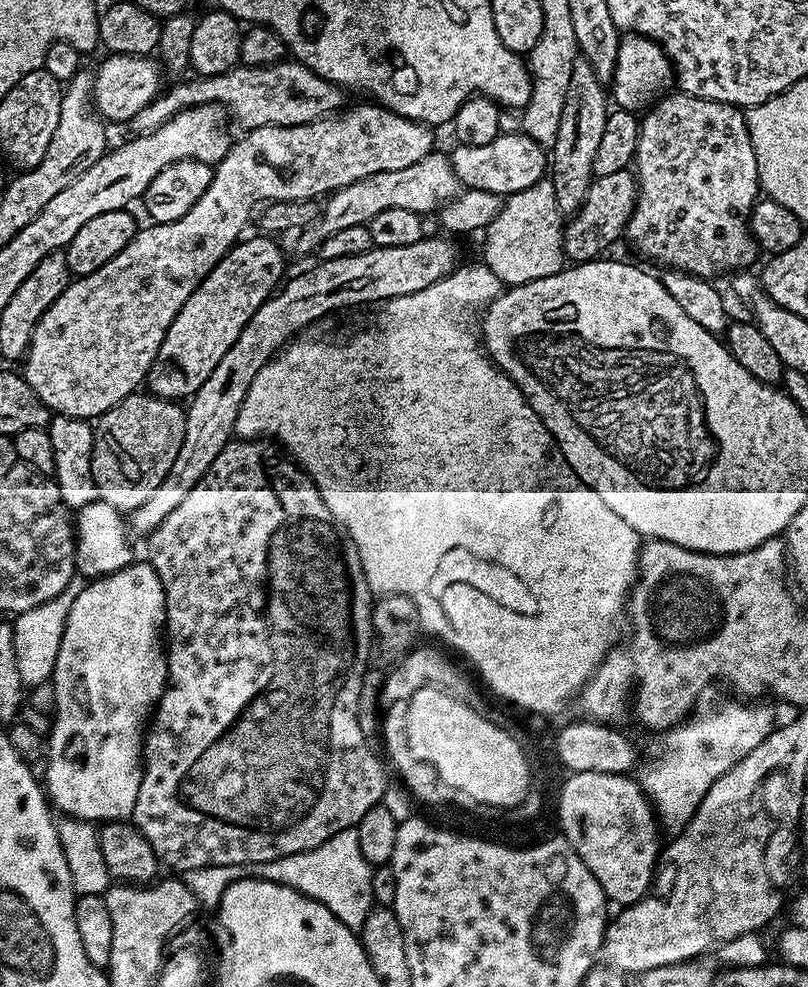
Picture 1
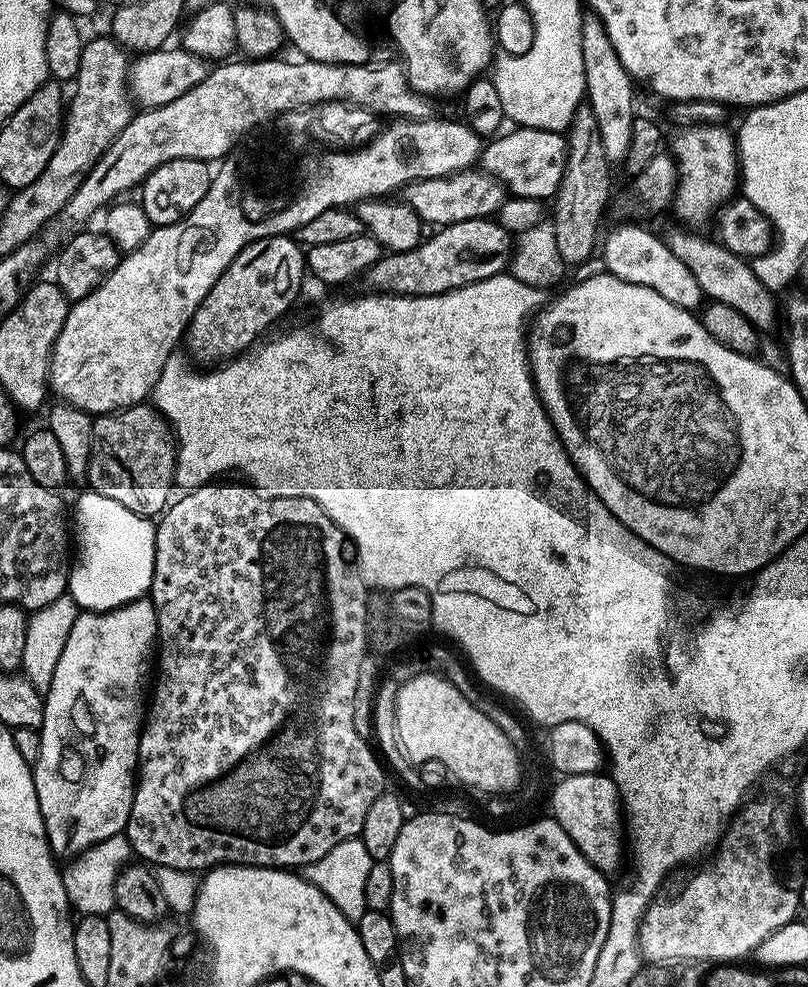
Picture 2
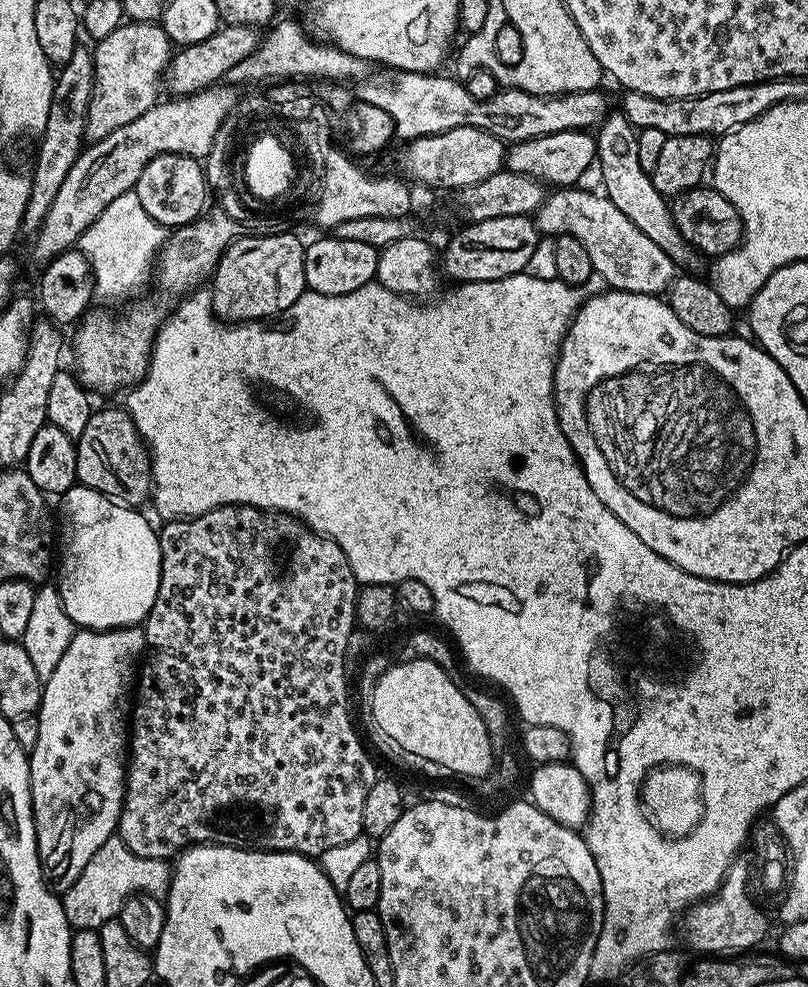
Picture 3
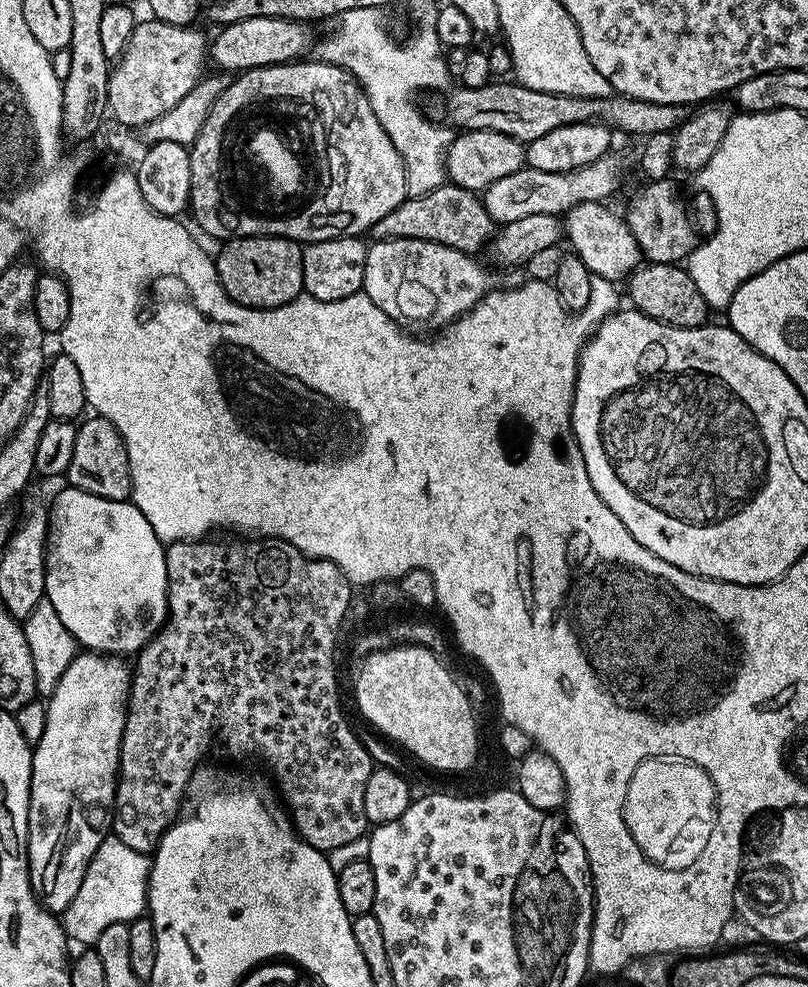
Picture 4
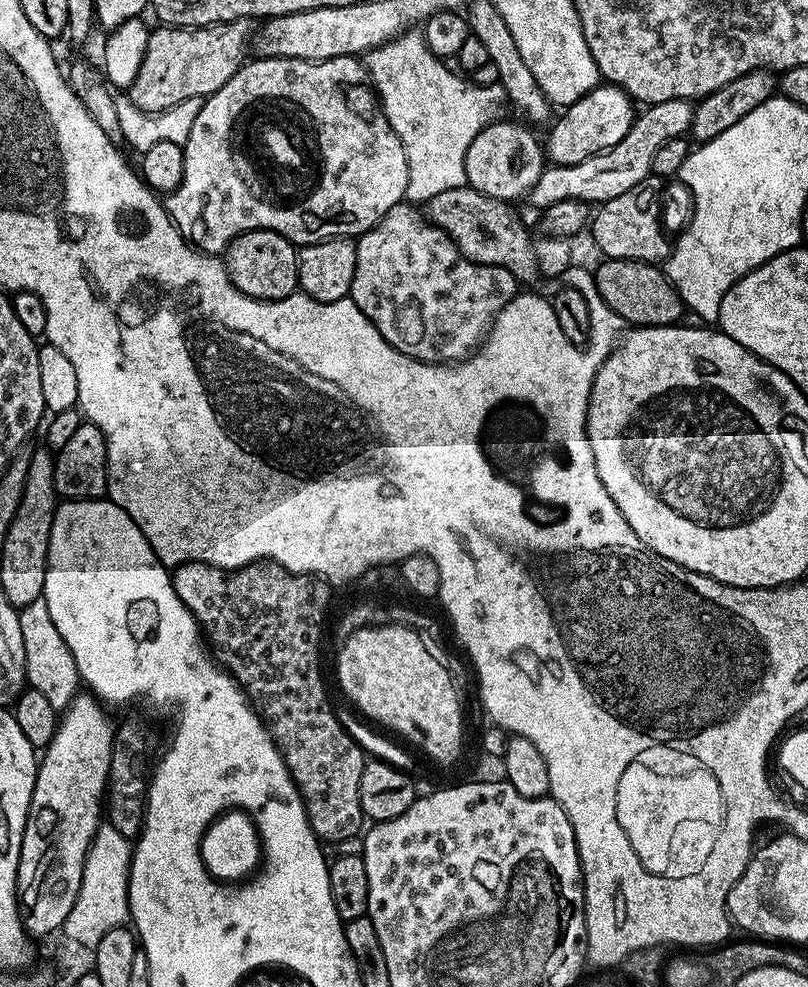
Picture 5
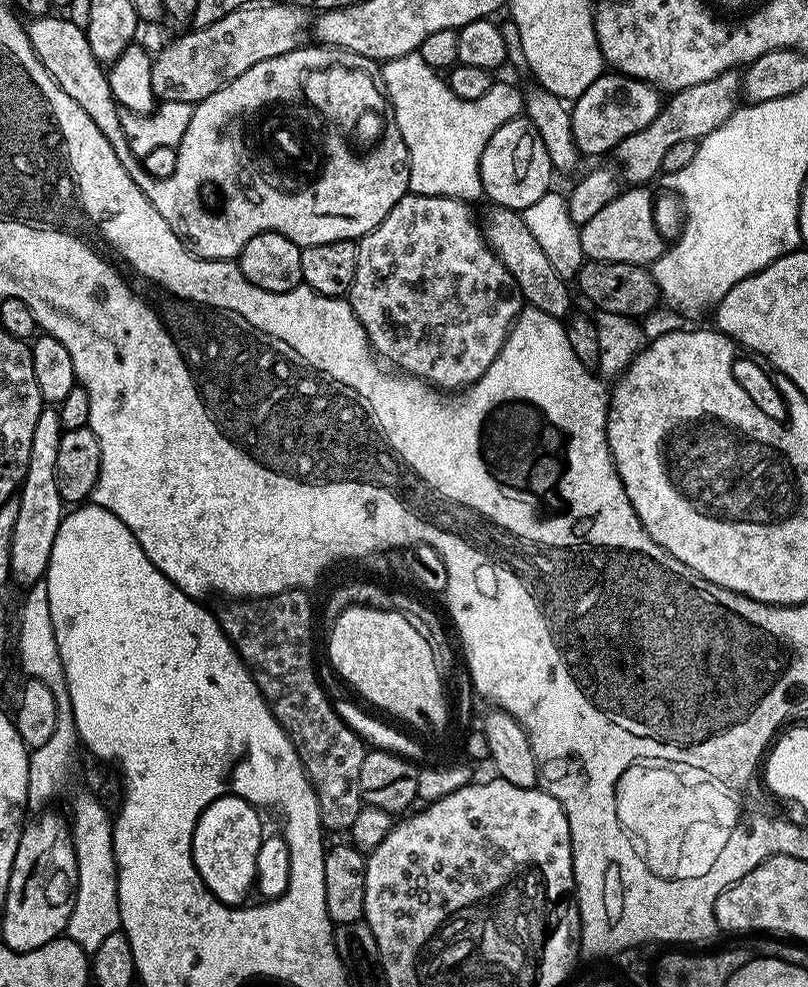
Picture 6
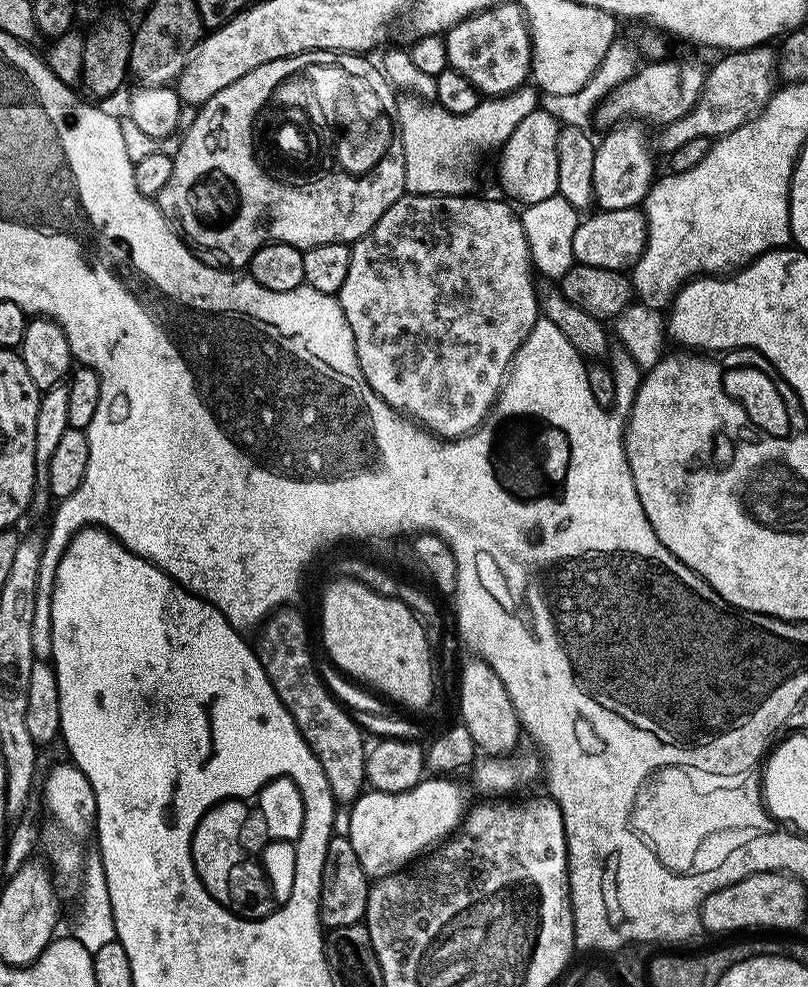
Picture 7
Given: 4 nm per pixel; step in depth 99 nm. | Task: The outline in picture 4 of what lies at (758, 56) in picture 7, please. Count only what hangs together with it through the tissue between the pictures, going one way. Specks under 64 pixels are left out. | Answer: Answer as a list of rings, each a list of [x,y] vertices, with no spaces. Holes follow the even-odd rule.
[[[608,154],[600,160],[569,172],[547,172],[525,166],[514,174],[506,174],[506,178],[498,178],[498,182],[490,182],[490,186],[482,193],[482,199],[486,206],[486,214],[490,214],[497,225],[503,226],[510,222],[518,222],[518,218],[530,218],[530,214],[557,216],[567,213],[568,209],[582,202],[607,201],[607,196],[616,192],[616,179],[619,176],[620,172],[616,169],[615,162]]]

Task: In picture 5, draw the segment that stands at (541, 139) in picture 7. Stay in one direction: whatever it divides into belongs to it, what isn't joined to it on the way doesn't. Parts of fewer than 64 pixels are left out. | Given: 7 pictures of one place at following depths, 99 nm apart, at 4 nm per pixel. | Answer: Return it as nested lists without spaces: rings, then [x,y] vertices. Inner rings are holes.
[[[497,119],[481,130],[466,150],[466,184],[495,200],[516,202],[519,196],[527,197],[534,182],[538,182],[546,167],[546,152],[541,141],[540,144],[536,141],[536,136],[532,133],[535,131],[531,127],[523,123],[511,124],[502,119]]]

